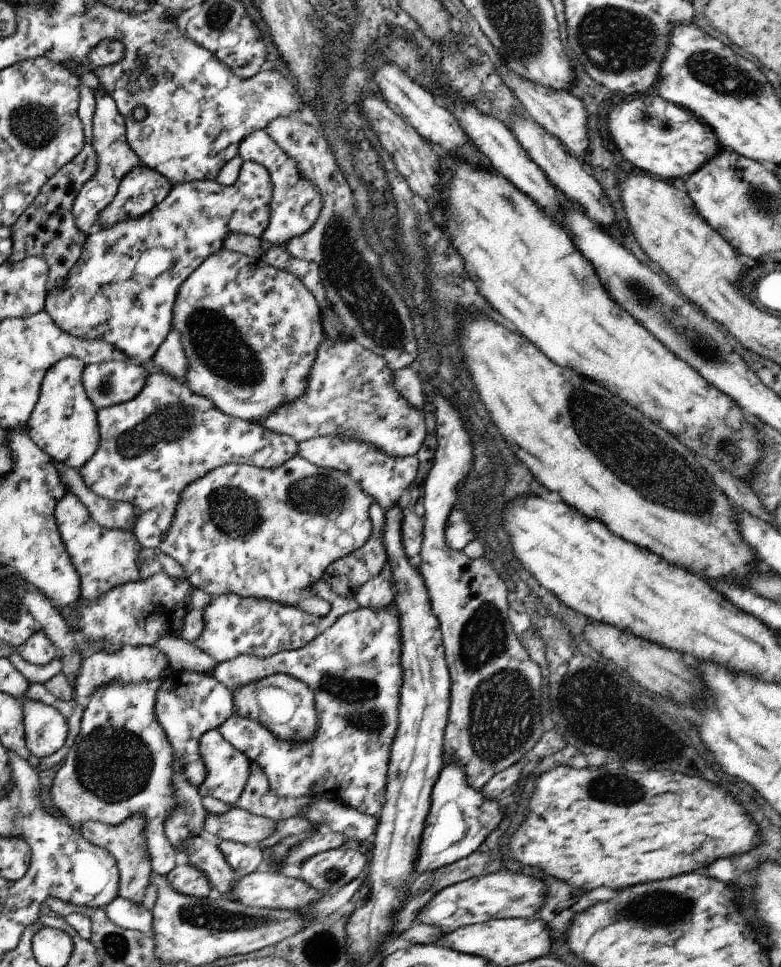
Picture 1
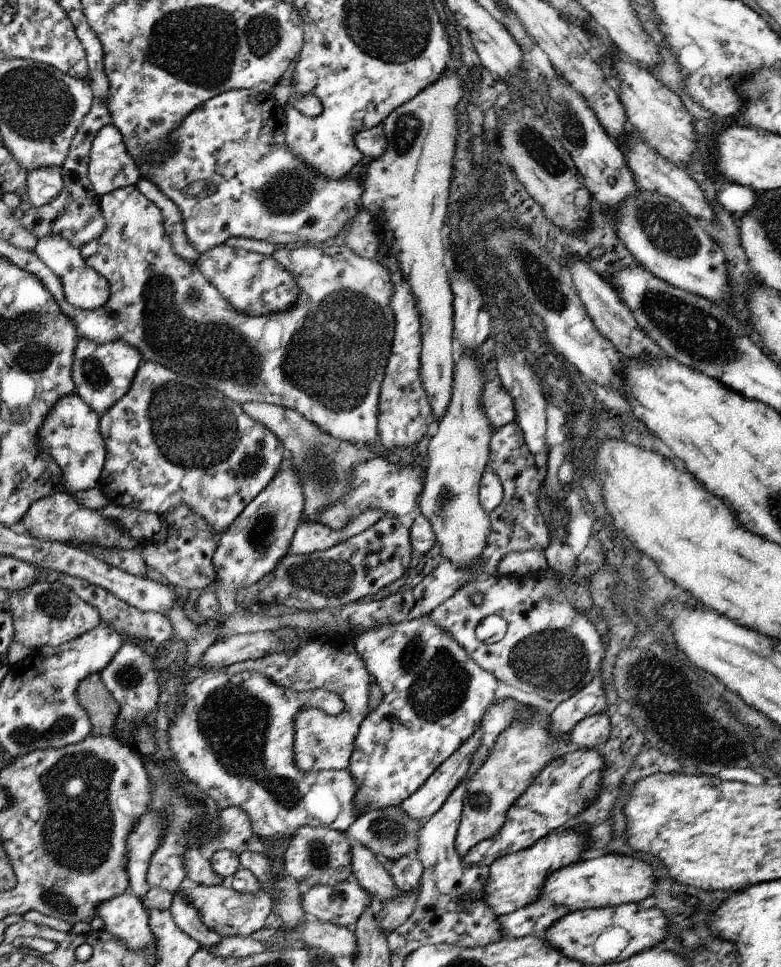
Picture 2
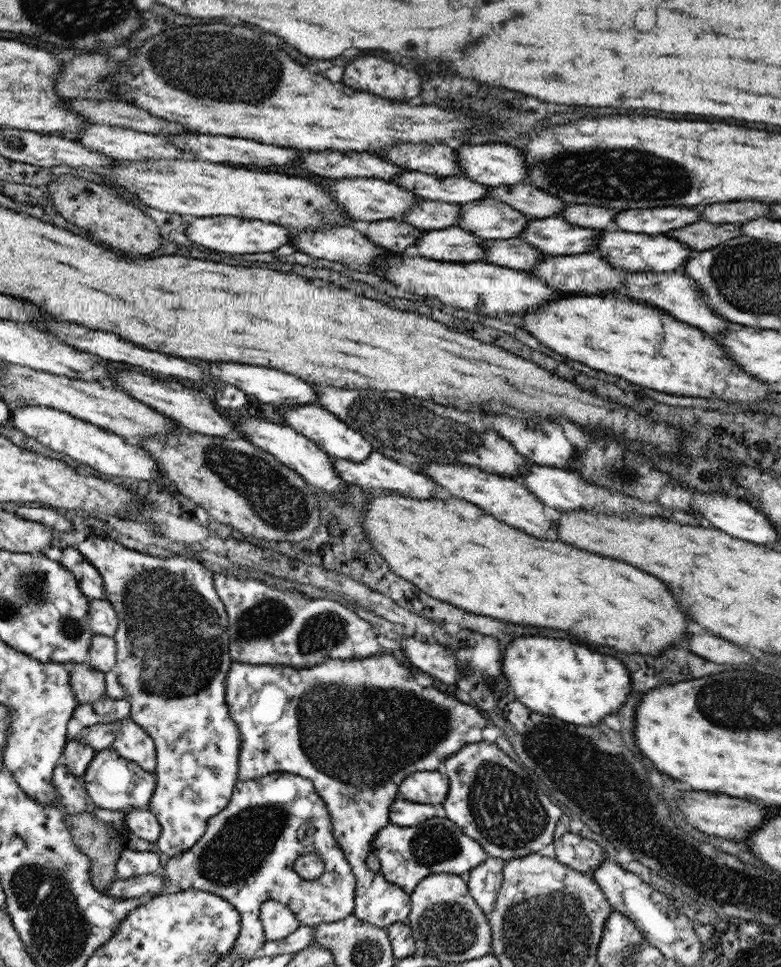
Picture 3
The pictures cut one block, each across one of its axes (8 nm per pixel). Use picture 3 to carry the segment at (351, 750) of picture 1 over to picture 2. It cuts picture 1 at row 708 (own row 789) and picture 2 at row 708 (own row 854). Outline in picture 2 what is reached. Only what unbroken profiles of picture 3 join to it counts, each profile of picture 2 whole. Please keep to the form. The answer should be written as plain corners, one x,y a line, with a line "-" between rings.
339,632
334,633
317,633
313,635
310,639
307,639
302,645
295,647
294,649
289,649
286,651
275,651
272,653
267,653
265,656
256,658
256,659
247,659
246,661
236,662
224,667
224,671
230,675
235,673
240,673
243,671
249,671
254,673
261,673
263,676
266,676
270,681
273,681
276,685
279,685
281,688
291,689
292,691
308,691
309,689
327,689
328,691
334,692
335,694
342,697
343,701
343,710
336,715
328,715
323,711
313,707
307,707
304,714
299,714
295,716
294,720
294,763
303,771
318,771
318,770
341,770
347,769
349,767
350,756
354,752
354,738
358,734
358,728
361,726
365,714
367,714
367,694
369,694
369,674
365,672
366,665
364,664
362,657
360,657
355,650
353,644
349,642
349,638
345,637

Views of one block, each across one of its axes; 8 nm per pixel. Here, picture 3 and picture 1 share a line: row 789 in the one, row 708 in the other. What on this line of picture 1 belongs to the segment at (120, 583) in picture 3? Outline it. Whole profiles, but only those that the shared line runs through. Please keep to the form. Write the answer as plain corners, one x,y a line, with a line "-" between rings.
175,671
162,681
154,709
157,721
173,749
174,758
183,764
183,774
192,777
198,776
204,766
198,752
201,736
217,729
223,720
235,714
233,692
226,685
215,680
211,673
189,671

